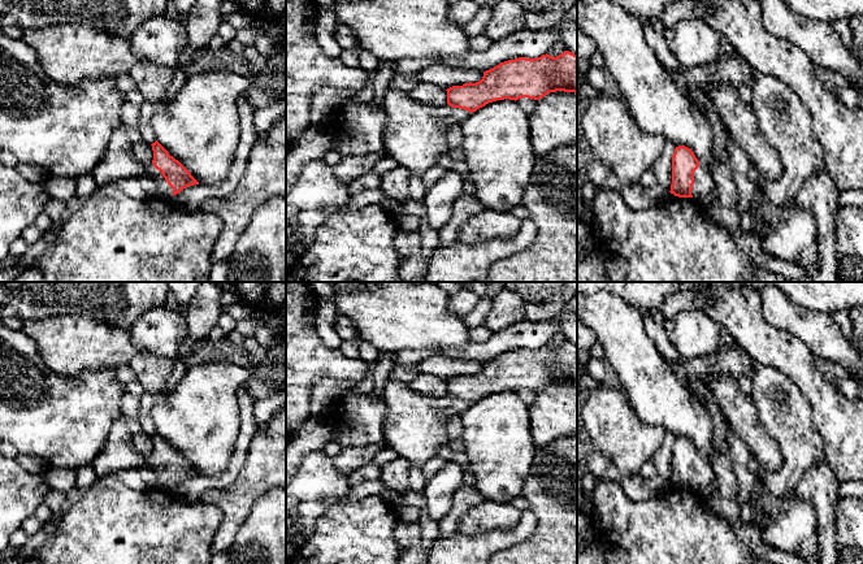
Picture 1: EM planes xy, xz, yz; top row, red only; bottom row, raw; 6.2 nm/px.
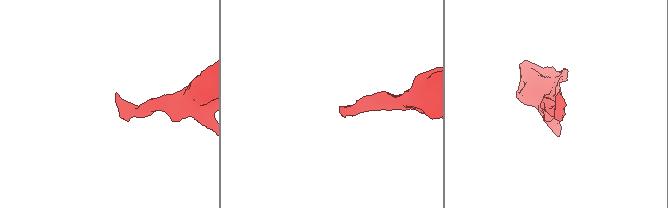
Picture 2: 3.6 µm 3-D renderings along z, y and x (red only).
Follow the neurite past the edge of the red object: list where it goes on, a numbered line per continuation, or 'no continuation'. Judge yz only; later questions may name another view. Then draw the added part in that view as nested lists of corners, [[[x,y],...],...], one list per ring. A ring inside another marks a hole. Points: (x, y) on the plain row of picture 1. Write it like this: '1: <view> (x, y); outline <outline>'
1: yz (703, 474); outline [[[699,456],[694,463],[694,476],[691,481],[693,490],[698,493],[707,485],[716,482],[716,476],[712,470],[711,461],[706,457]]]

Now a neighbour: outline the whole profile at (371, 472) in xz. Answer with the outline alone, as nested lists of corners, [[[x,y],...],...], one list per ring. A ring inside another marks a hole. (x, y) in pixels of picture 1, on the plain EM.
[[[370,463],[348,474],[347,481],[354,487],[360,483],[364,483],[365,481],[381,480],[381,477],[382,477],[382,467]]]

